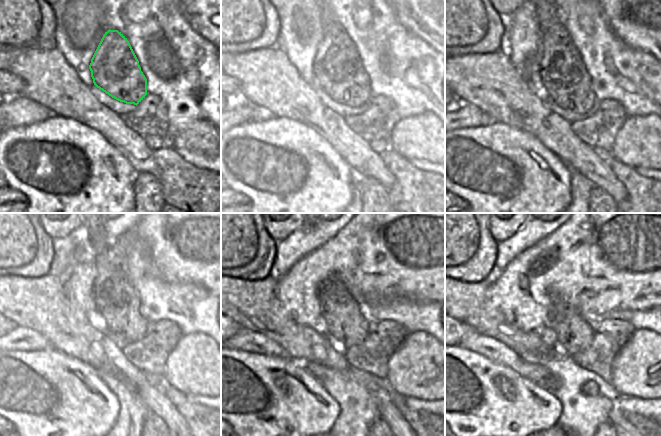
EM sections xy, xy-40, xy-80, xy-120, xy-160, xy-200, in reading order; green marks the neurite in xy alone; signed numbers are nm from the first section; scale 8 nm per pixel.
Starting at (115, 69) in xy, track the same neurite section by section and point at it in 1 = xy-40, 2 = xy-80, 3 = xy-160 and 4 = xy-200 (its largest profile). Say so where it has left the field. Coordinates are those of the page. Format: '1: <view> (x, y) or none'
1: xy-40 (337, 67)
2: xy-80 (564, 79)
3: xy-160 (342, 314)
4: xy-200 (574, 333)

